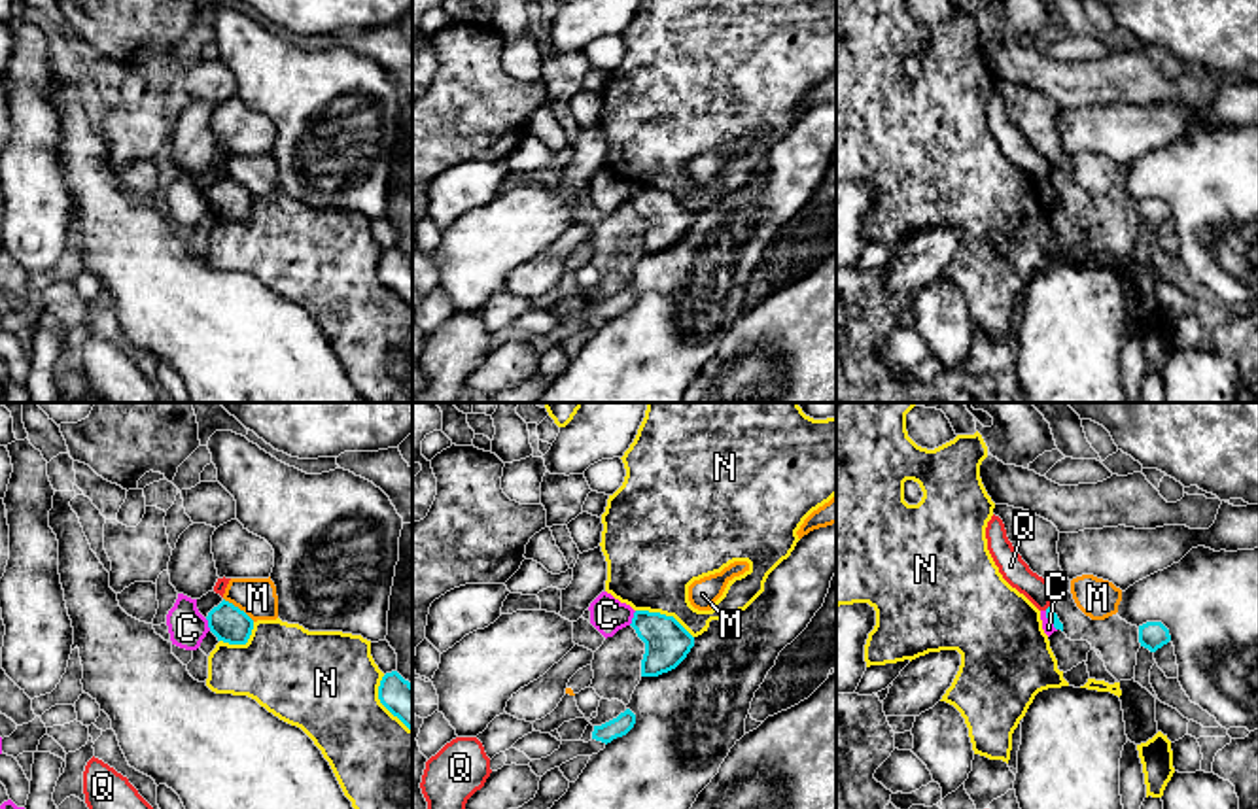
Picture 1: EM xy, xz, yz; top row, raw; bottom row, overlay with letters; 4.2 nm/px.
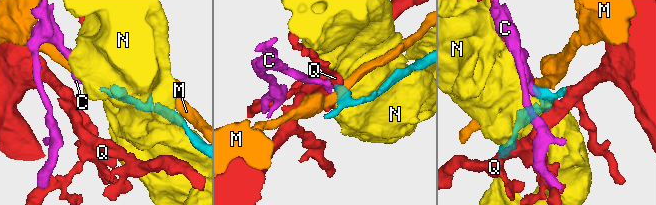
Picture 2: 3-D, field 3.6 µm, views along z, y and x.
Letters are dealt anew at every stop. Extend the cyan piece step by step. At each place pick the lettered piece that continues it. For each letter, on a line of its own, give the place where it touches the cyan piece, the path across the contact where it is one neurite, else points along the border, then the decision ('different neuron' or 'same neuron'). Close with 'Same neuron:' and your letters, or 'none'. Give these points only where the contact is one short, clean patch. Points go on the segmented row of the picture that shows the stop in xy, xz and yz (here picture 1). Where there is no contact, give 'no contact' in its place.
C: contact xz (632, 619); border xz (636, 611), (628, 624); different neuron
M: contact xy (237, 607); border xy (224, 598), (254, 620); different neuron
N: contact xz (664, 615); different neuron
Q: no contact; different neuron
Same neuron: none

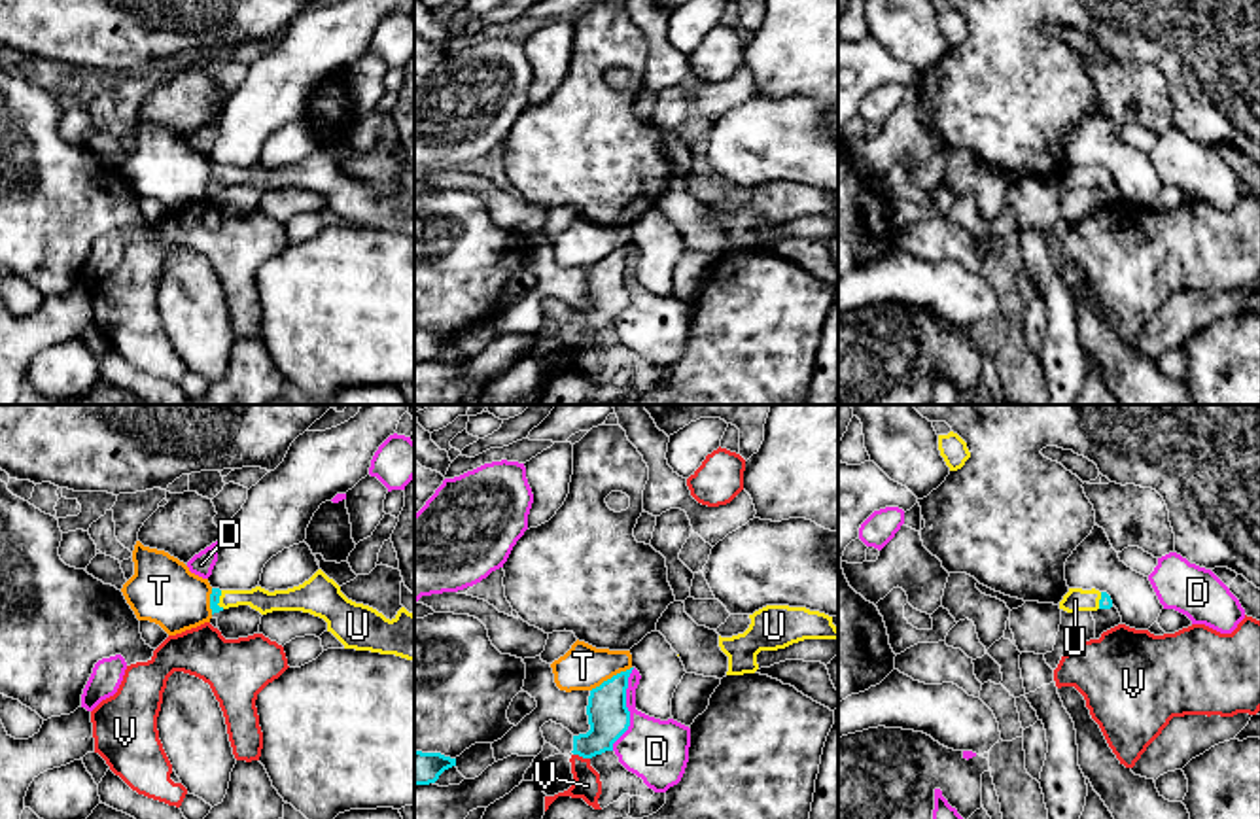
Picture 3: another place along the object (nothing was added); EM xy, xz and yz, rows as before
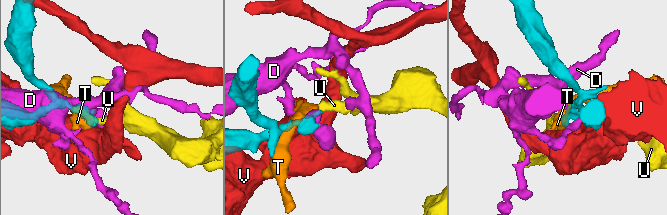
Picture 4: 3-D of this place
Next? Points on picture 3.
D: contact xz (627, 710); different neuron
T: contact xz (612, 678); different neuron
U: contact xy (218, 600); way xy (214, 598), (218, 600), (258, 598); same neuron
V: contact xz (581, 755); different neuron
Same neuron: U

